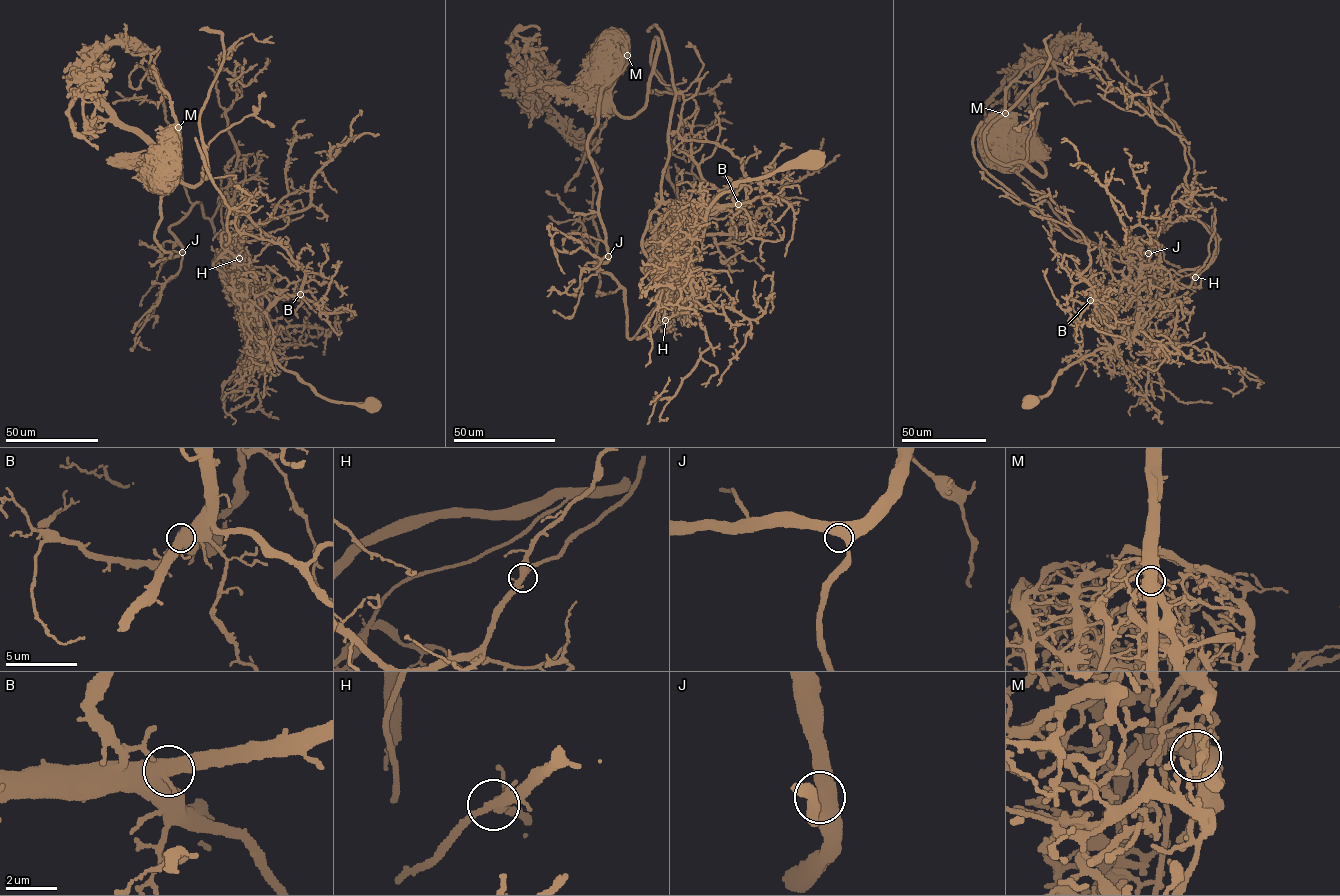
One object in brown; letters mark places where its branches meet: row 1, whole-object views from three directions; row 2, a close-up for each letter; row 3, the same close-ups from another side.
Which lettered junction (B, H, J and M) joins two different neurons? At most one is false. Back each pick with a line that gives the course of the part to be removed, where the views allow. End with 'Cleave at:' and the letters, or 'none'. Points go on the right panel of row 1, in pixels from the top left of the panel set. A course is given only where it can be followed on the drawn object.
M: course (1005, 113), (1008, 162), (1081, 238), (1150, 252), (1191, 217), (1218, 253), (1102, 316), (1085, 238), (1032, 198)
Cleave at: M

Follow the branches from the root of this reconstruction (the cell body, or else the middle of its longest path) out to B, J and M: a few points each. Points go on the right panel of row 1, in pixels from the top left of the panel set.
B: (1028, 402), (1044, 396), (1053, 381), (1067, 367), (1115, 344), (1115, 337), (1105, 318), (1090, 300)
J: (1028, 402), (1044, 396), (1067, 367), (1130, 339), (1181, 277), (1213, 259), (1219, 239), (1180, 216), (1148, 253)
M: (1028, 402), (1067, 367), (1130, 339), (1219, 239), (1180, 216), (1150, 252), (1080, 238), (1012, 167), (1005, 113)

